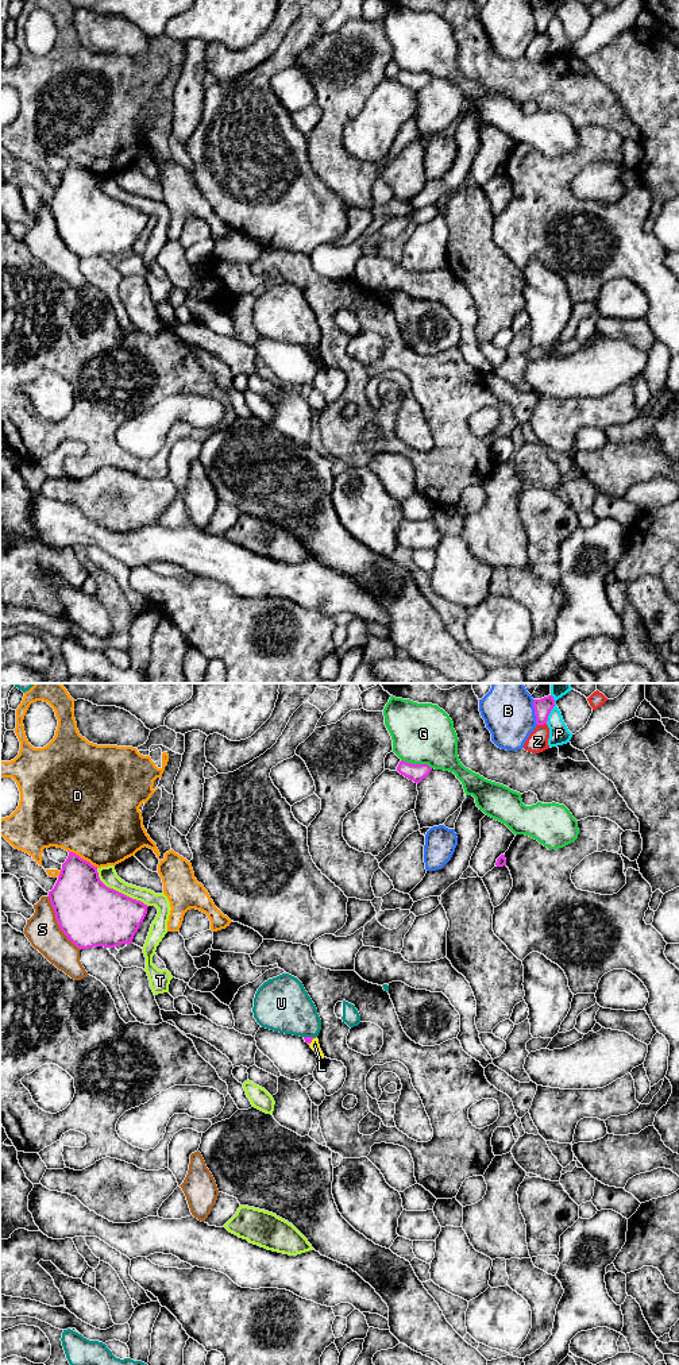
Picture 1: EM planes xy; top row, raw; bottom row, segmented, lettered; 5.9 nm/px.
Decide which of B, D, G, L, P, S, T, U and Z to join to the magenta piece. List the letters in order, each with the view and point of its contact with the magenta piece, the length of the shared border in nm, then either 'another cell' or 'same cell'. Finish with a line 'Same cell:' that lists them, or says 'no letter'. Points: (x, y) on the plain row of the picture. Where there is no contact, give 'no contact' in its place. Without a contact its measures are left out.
B: meets magenta in xy at (535, 20); contact 150 nm long; another cell
D: meets magenta in xy at (83, 168); contact 220 nm long; another cell
G: meets magenta in xy at (416, 73); contact 190 nm long; another cell
L: meets magenta in xy at (311, 350); contact 50 nm long; another cell
P: meets magenta in xy at (552, 16); contact 180 nm long; another cell
S: meets magenta in xy at (58, 232); contact 380 nm long; another cell
T: meets magenta in xy at (118, 200); contact 380 nm long; another cell
U: meets magenta in xy at (309, 346); contact 60 nm long; another cell
Z: meets magenta in xy at (541, 33); contact 60 nm long; another cell
Same cell: no letter

